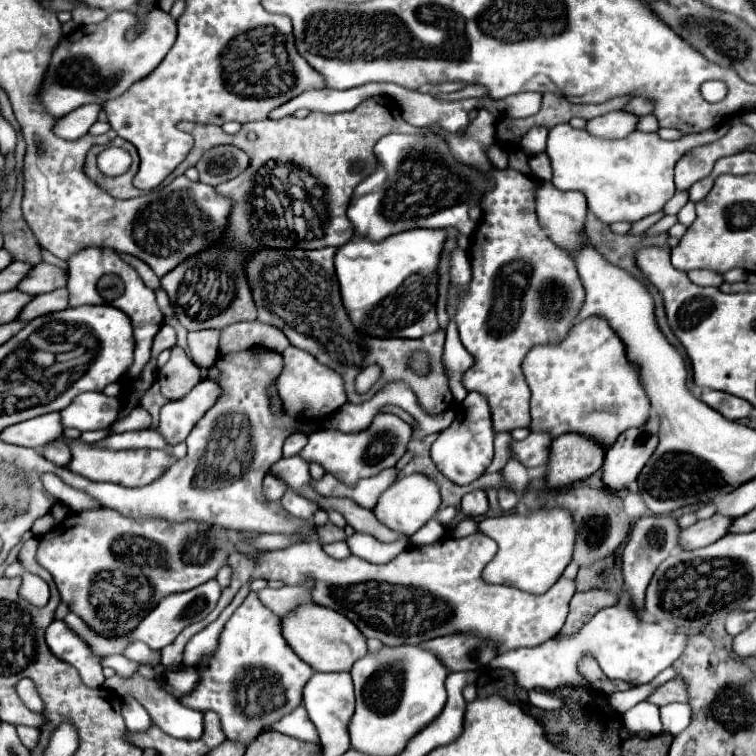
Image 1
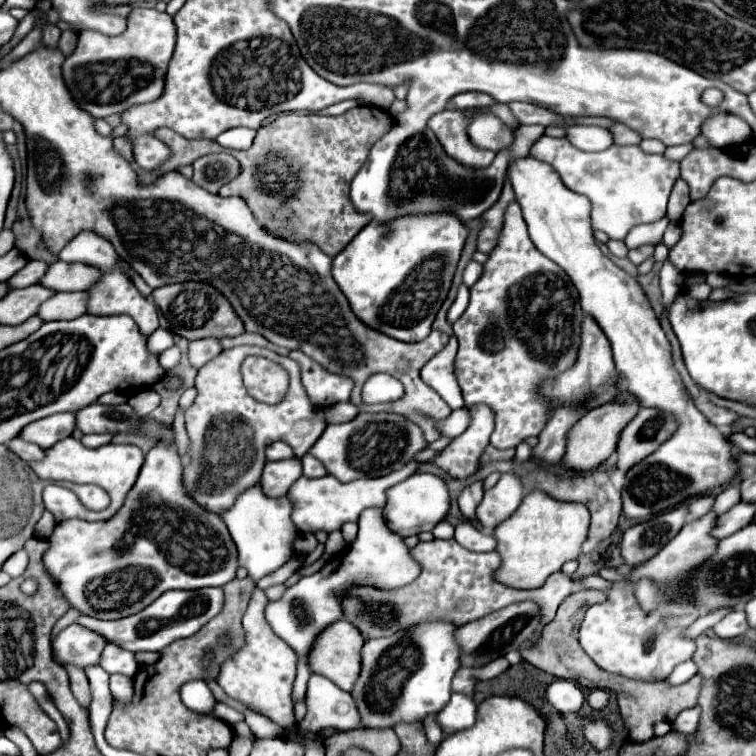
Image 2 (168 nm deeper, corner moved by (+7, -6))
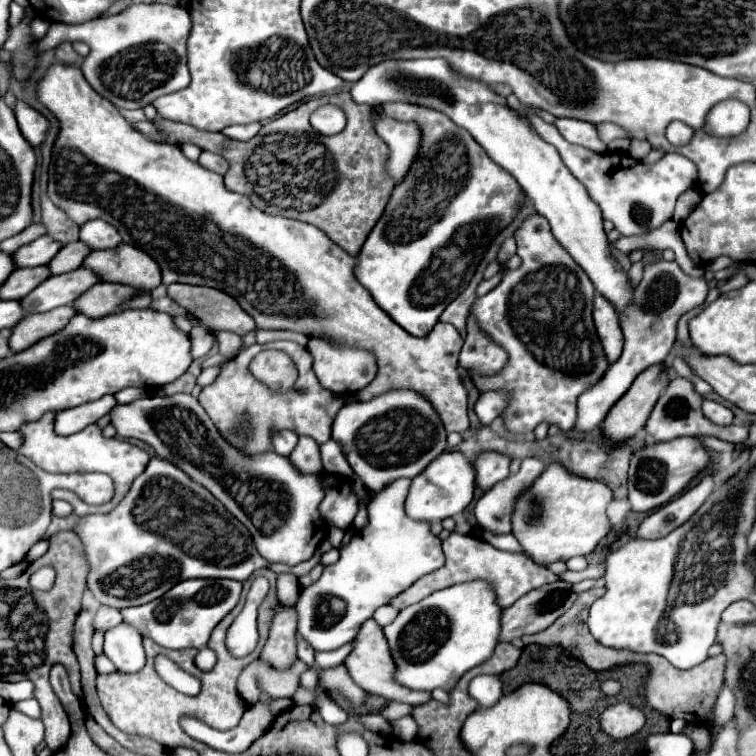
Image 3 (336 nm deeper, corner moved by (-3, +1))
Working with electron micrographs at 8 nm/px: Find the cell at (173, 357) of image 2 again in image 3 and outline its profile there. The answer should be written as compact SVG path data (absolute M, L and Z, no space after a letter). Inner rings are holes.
M196 324L190 332L190 342L192 342L192 358L202 358L214 346L214 332L202 324Z

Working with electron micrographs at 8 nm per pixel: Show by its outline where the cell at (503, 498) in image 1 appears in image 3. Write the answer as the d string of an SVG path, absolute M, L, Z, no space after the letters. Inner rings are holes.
M524 458L516 474L492 486L474 506L474 516L480 528L496 534L510 532L512 502L524 494L526 486L530 486L530 482L534 482L544 472L544 468L546 466L540 458Z

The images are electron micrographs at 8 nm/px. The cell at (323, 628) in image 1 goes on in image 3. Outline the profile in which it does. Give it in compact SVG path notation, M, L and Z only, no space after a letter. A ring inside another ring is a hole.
M372 618L366 620L360 626L360 632L352 640L352 652L348 654L348 658L344 660L344 664L346 664L348 674L352 676L352 680L362 690L366 690L368 694L382 696L382 698L396 700L396 702L406 702L410 706L416 706L416 704L422 704L422 702L428 702L430 700L430 694L428 692L414 692L414 690L408 690L408 688L404 688L404 686L400 686L400 684L396 684L392 680L394 662L392 662L392 656L390 656L390 650L388 650L388 642L386 642L386 638L382 634L382 628Z

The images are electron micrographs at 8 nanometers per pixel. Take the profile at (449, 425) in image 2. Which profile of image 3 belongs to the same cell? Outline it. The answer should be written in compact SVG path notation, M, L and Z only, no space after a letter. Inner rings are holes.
M490 392L490 394L482 394L480 400L474 406L474 412L480 420L482 426L488 426L506 406L506 394L502 392Z

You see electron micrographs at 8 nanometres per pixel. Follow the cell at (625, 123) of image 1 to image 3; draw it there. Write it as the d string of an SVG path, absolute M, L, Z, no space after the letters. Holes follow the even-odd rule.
M558 118L556 128L572 144L590 148L590 150L600 152L600 154L604 154L608 150L608 144L600 142L600 134L596 130L596 124L592 124L592 122L580 122L574 118L572 120L570 118Z

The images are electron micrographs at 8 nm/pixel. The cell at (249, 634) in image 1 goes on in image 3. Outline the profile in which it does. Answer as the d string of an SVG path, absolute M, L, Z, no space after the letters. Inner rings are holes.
M284 604L274 606L270 636L258 656L258 660L268 662L272 668L286 670L298 660L296 654L296 612Z

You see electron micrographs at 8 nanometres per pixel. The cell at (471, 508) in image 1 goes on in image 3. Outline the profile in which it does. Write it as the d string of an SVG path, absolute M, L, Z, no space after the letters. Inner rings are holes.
M496 452L480 454L474 462L476 486L480 490L488 490L496 482L504 480L508 476L508 464L510 464L508 456L502 456L502 454L496 454Z

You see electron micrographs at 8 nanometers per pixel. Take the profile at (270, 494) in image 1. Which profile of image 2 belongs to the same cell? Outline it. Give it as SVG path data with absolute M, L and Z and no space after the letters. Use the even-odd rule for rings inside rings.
M292 457L276 463L266 463L260 483L268 497L282 497L300 477L302 477L302 461L298 457Z

